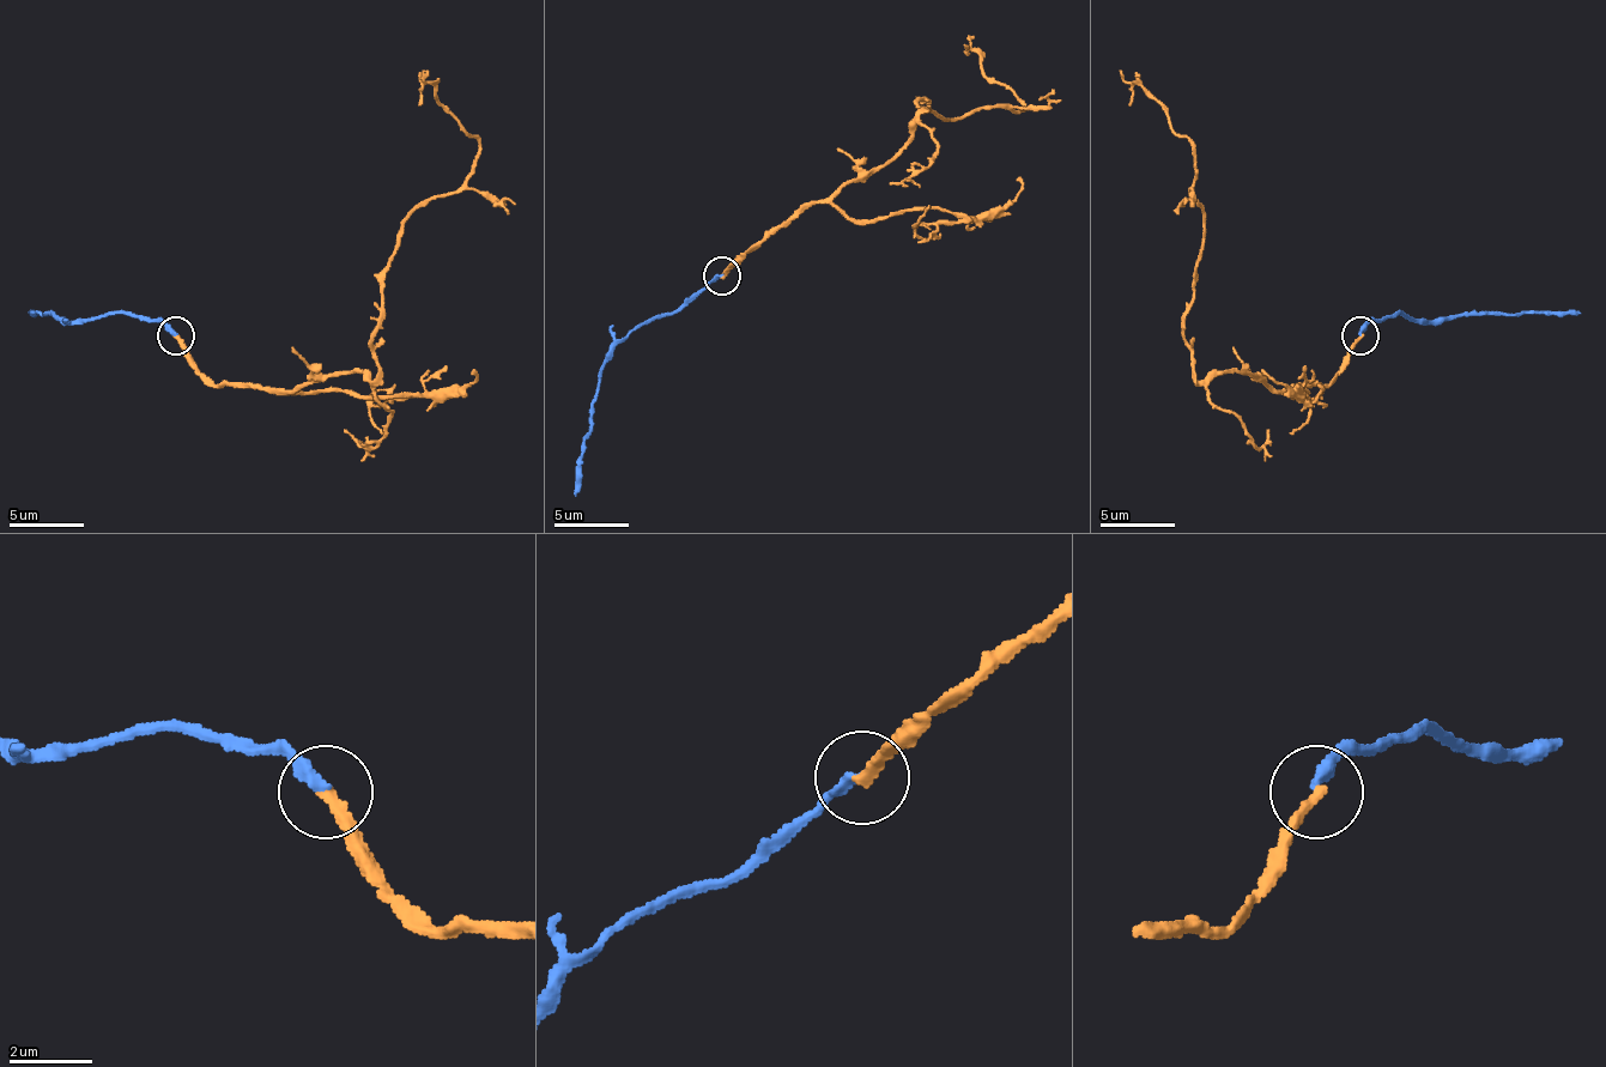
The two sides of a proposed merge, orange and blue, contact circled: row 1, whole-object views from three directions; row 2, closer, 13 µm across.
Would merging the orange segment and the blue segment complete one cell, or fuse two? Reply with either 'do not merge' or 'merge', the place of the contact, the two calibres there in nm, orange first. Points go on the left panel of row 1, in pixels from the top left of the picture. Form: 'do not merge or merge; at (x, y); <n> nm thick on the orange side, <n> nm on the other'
do not merge; at (176, 335); 280 nm thick on the orange side, 240 nm on the other

